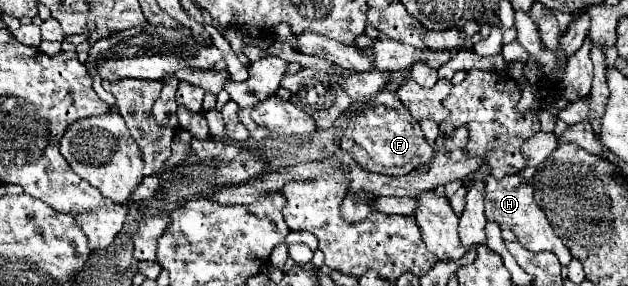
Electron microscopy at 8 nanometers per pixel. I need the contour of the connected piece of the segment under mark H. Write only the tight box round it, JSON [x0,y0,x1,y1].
[483,175,571,267]

